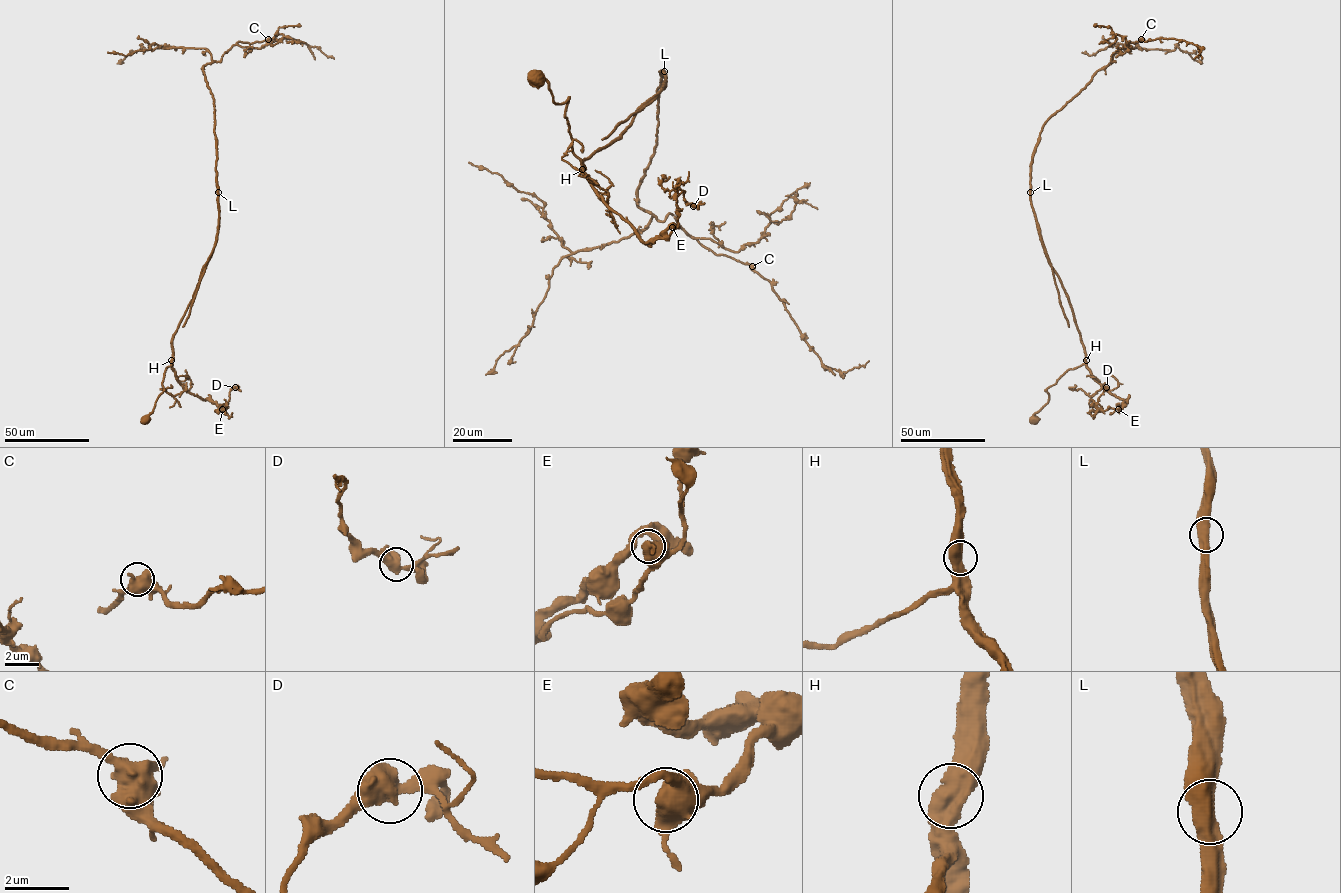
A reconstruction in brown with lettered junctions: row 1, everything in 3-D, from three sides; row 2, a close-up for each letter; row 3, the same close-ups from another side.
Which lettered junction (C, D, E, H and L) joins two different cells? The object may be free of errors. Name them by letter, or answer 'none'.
L

